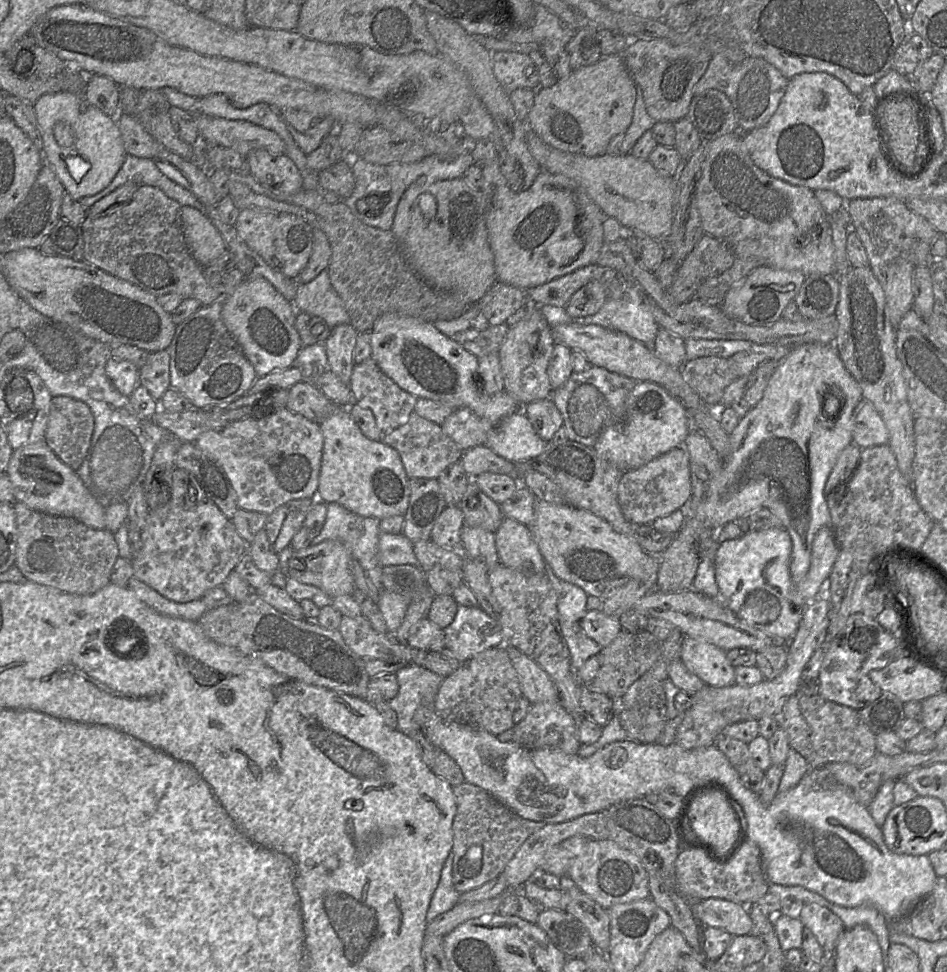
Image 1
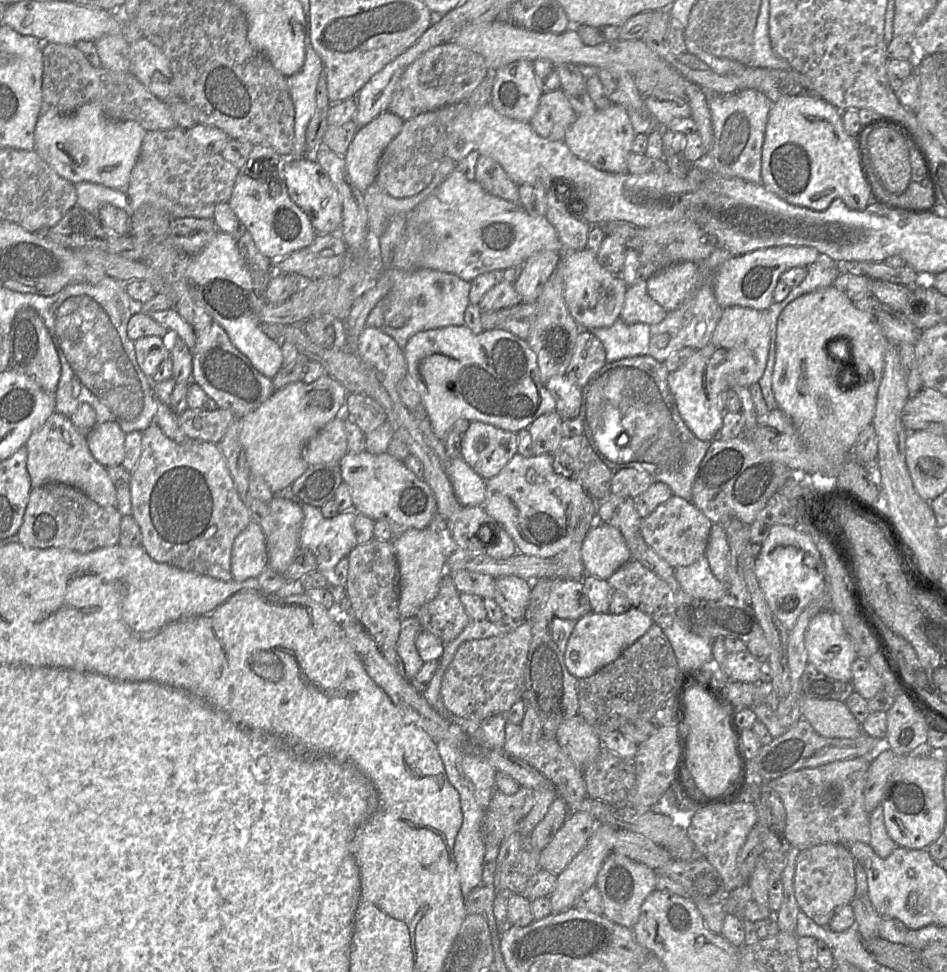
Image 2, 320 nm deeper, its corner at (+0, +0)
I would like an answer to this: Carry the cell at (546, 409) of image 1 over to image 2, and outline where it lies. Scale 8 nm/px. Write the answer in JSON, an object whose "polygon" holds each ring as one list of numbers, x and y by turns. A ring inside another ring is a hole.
{"polygon":[[556,412,539,416,528,427,532,438,534,455,552,454,562,439,563,419]]}

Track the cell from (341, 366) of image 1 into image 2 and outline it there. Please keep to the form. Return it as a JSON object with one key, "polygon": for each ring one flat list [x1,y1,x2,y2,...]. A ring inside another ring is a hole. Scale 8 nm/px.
{"polygon":[[348,393,345,403,345,415,367,434,387,420,384,408,373,398,364,394]]}

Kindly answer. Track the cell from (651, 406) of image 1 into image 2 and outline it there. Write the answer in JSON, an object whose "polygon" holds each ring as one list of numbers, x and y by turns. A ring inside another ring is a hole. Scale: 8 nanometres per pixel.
{"polygon":[[740,306,723,309,707,345,698,349,686,364,669,372,667,383,681,419,702,441,712,441,723,426,718,394,733,386,750,387,759,382,766,367,770,345,770,318,767,310]]}

